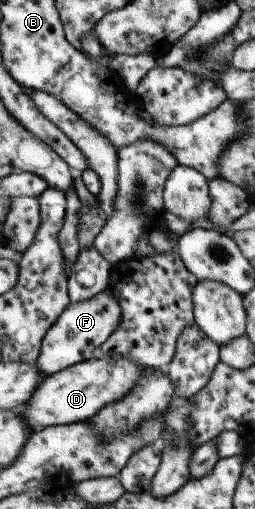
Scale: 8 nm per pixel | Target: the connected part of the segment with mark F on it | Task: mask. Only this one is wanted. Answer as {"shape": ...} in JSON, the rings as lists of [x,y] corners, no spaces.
{"shape":[[[107,289],[95,294],[91,300],[70,302],[41,340],[35,366],[44,376],[53,375],[80,361],[94,358],[101,344],[107,340],[107,336],[117,328],[119,316],[121,312],[117,300],[111,296],[111,292],[107,292]]]}

